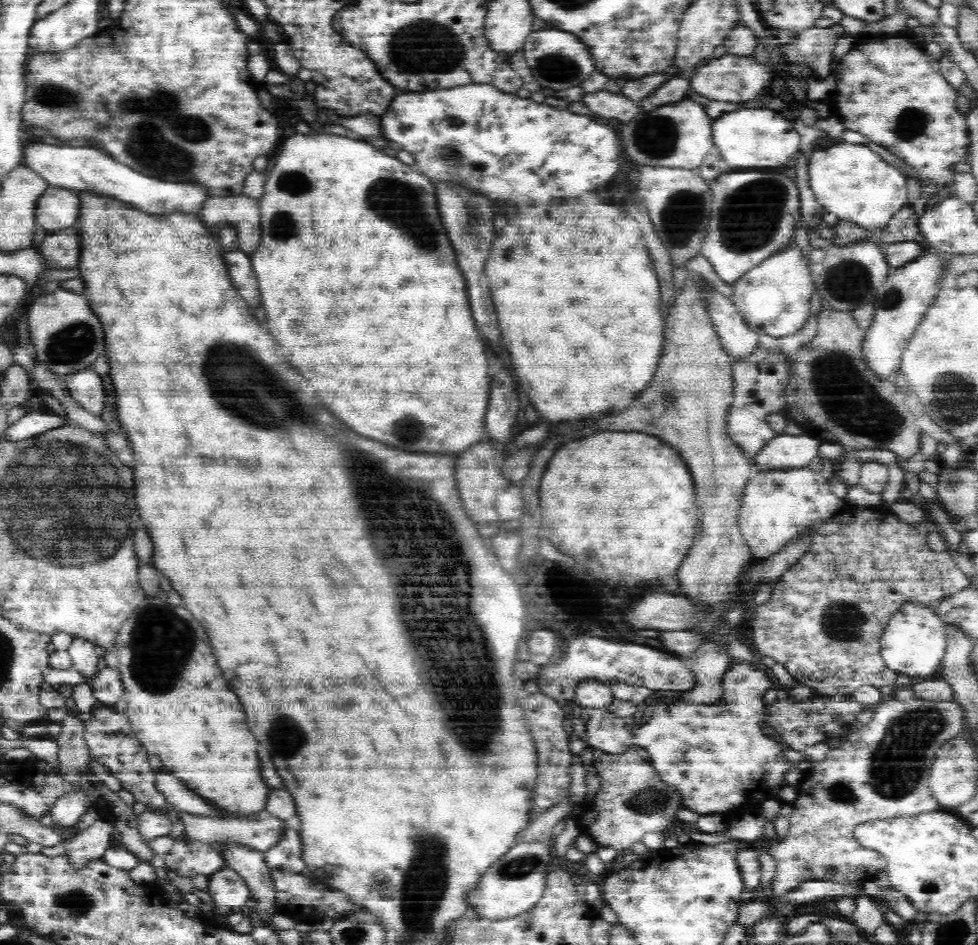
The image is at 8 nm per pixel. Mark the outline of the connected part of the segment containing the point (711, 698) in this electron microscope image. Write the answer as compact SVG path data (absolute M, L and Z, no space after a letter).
M702 637L702 646L698 646L698 662L696 666L691 666L697 684L692 690L678 695L678 698L686 703L696 705L714 705L722 696L723 678L734 666L732 657L728 653L728 647L718 646L714 642L707 642L707 638Z

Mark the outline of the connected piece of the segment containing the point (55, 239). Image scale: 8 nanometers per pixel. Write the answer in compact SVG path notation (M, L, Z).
M77 226L49 232L45 240L38 246L39 257L54 269L73 269L78 266L80 242L78 242Z

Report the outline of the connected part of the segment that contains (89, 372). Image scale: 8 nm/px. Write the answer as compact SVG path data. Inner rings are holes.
M94 368L87 369L65 375L64 380L71 397L90 414L102 416L104 412L104 402L106 402L106 392L102 386L102 379Z

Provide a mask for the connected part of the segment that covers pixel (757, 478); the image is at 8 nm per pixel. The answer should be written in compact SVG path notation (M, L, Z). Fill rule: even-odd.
M808 466L753 472L745 486L737 520L742 536L758 560L772 557L818 520L829 519L846 502L830 490L830 480Z

